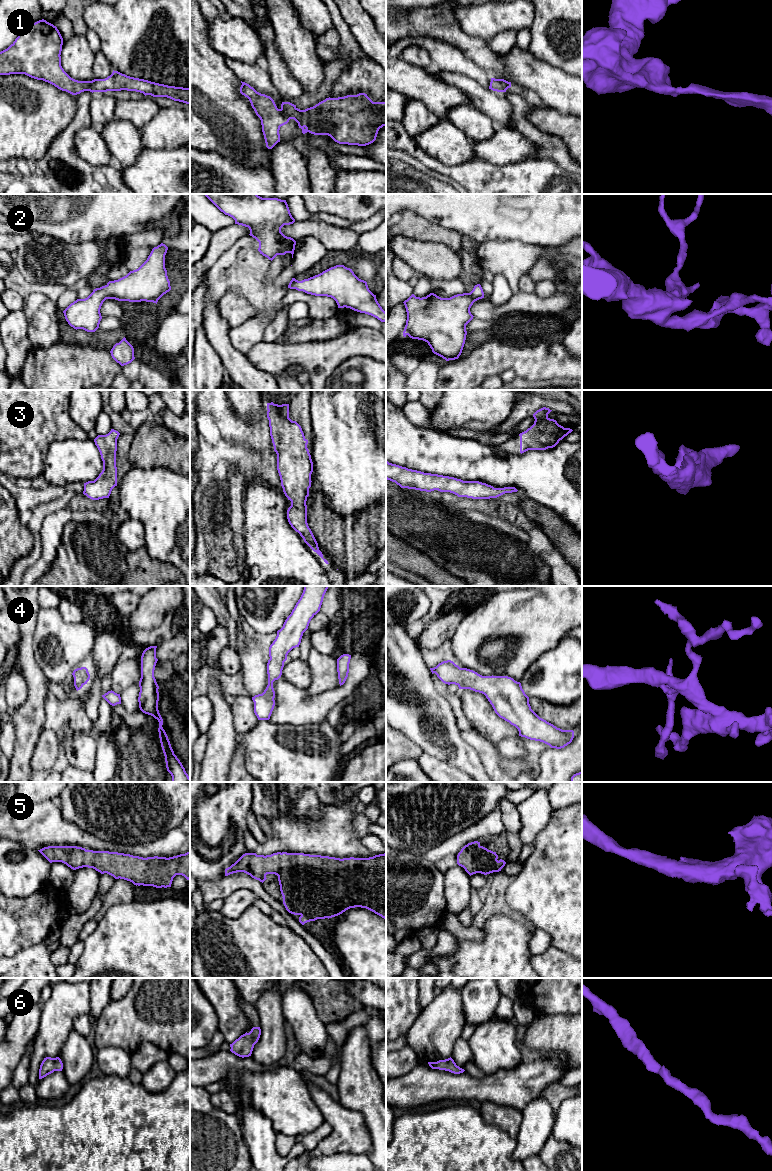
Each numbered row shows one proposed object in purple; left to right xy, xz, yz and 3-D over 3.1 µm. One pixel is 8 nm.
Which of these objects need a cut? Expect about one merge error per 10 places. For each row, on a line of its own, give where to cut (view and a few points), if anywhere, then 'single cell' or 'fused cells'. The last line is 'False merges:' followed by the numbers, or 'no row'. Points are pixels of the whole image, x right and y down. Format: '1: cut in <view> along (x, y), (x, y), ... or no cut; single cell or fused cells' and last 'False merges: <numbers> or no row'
1: no cut; single cell
2: no cut; single cell
3: no cut; single cell
4: no cut; single cell
5: no cut; single cell
6: no cut; single cell
False merges: no row

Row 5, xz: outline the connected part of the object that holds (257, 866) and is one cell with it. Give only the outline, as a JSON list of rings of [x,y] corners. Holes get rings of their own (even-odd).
[[[277,852],[266,856],[245,853],[225,869],[225,876],[237,872],[244,872],[262,883],[267,879],[267,874],[277,875],[285,908],[289,913],[299,915],[302,925],[317,919],[338,916],[355,907],[366,908],[386,920],[386,853],[369,858],[343,859],[304,853]]]

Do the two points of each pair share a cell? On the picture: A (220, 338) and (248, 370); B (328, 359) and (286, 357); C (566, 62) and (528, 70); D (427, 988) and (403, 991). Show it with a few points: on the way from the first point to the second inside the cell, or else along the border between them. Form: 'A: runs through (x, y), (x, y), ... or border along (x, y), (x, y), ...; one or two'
A: runs through (223, 346), (240, 363); one
B: runs through (318, 358), (296, 357); one
C: border along (531, 52), (540, 60), (558, 67), (571, 75); two
D: border along (418, 988), (418, 1002), (421, 1010); two

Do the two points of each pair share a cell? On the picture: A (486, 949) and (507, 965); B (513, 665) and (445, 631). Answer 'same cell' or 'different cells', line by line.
A: same cell
B: different cells

